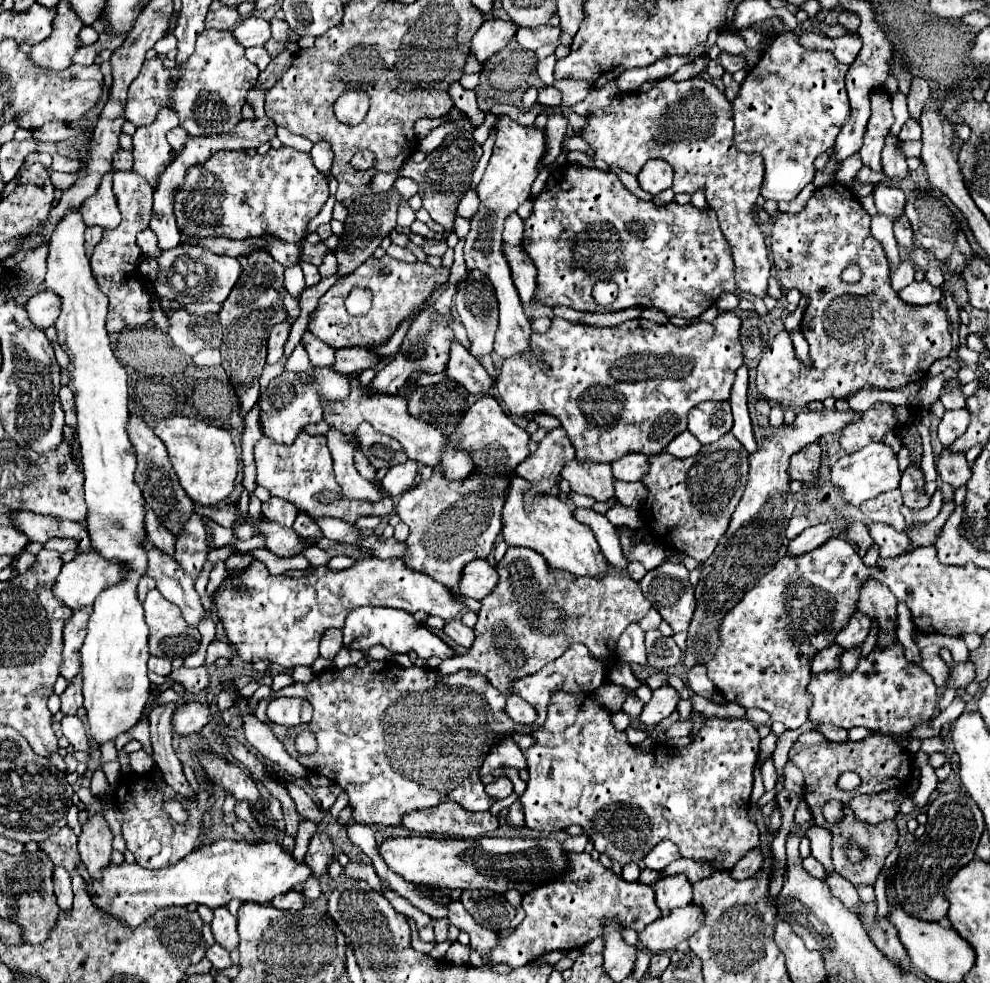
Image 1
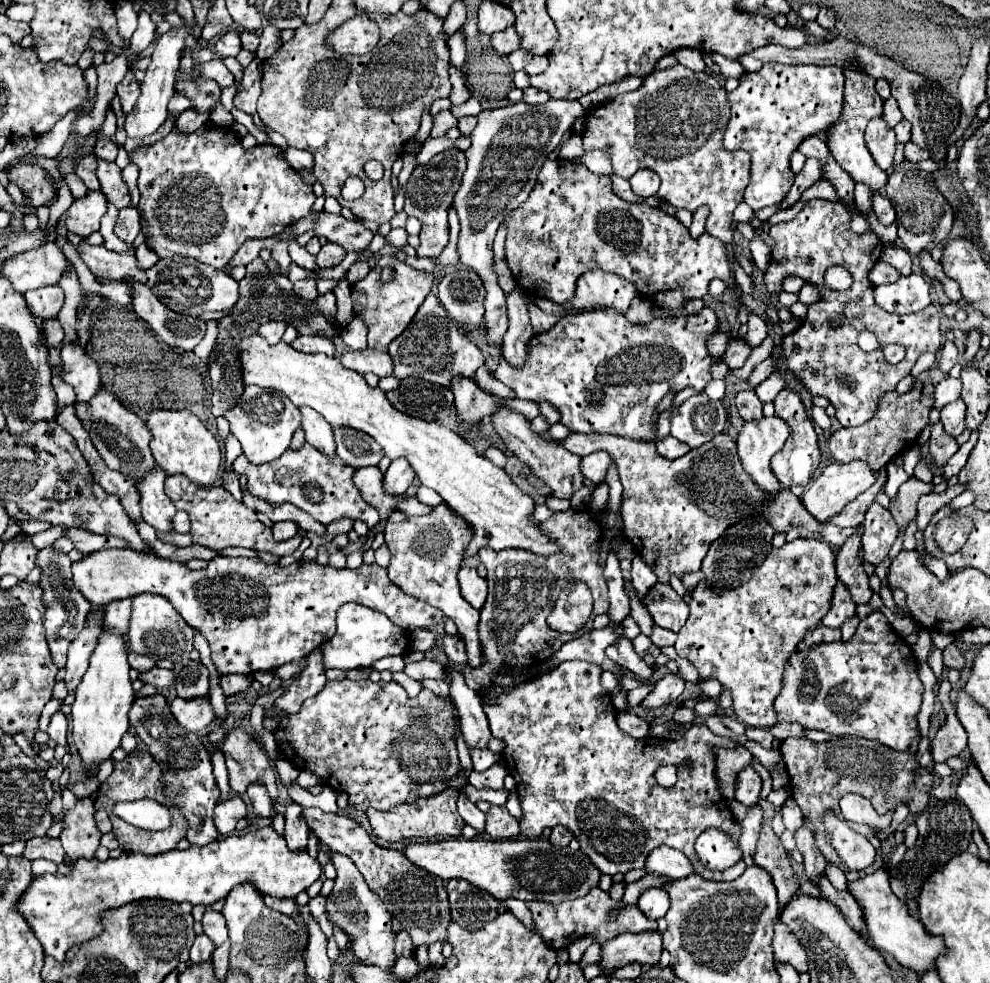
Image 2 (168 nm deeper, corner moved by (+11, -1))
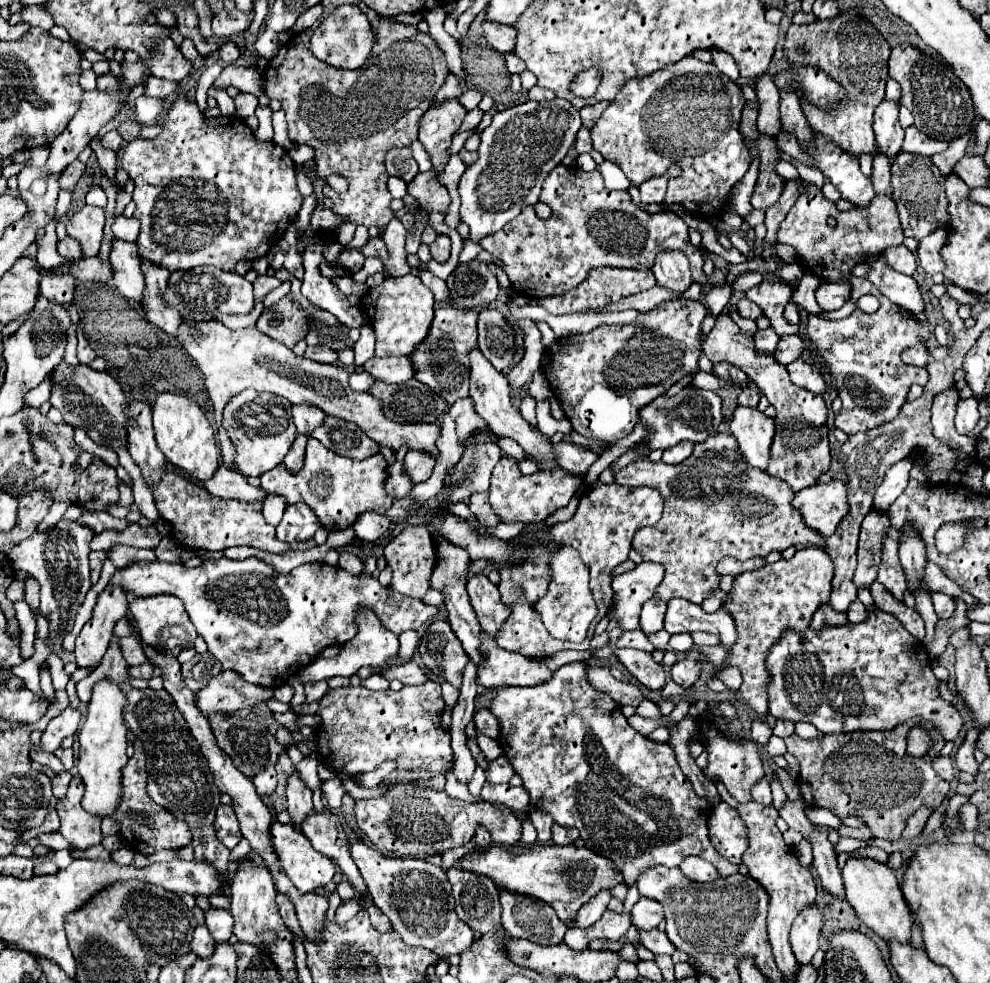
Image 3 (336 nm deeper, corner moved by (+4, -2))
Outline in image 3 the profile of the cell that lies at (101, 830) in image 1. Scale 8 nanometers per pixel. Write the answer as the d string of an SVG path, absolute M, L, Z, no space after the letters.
M73 775L65 797L57 803L57 815L61 819L59 833L77 849L99 845L103 839L99 827L101 819L91 813L85 813L85 809L81 807L83 791L83 783L79 781L79 777Z

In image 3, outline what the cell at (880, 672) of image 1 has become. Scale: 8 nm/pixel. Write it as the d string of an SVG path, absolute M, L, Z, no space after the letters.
M871 609L867 611L867 619L863 623L845 623L845 625L833 625L833 627L823 627L823 631L815 631L815 629L807 629L803 633L783 633L783 637L771 647L771 653L767 655L767 669L771 669L771 685L767 685L767 695L769 695L769 713L775 719L785 719L785 721L807 721L811 725L817 727L819 733L829 735L829 733L853 733L853 731L889 731L899 723L905 723L913 717L921 717L923 721L931 721L939 733L947 739L947 741L955 741L959 731L963 729L965 721L959 715L959 711L947 703L941 695L939 695L939 681L931 671L931 661L929 655L925 651L925 645L915 639L907 629L903 629L903 625L889 613L881 611L881 609Z

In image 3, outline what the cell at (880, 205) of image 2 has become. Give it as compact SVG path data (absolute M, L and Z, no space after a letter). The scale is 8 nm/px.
M877 153L873 157L873 175L871 175L871 181L875 185L875 191L879 195L883 193L889 193L889 179L891 179L891 173L889 173L889 167L891 167L891 161L887 157L883 157L883 153Z

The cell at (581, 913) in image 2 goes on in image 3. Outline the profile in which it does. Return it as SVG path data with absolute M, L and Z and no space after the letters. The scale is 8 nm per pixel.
M651 929L647 933L641 933L641 943L649 951L653 951L655 955L673 955L673 951L675 951L675 945L671 945L667 935L659 929Z

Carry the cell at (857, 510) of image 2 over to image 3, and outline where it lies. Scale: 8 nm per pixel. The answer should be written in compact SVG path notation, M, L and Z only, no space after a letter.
M907 457L907 459L899 461L899 463L895 463L887 471L887 475L885 475L883 483L877 487L877 493L875 493L875 499L873 499L873 507L875 509L885 511L903 493L903 489L909 483L911 467L913 467L913 459Z

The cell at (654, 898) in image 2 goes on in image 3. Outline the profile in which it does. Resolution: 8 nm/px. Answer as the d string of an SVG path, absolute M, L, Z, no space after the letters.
M641 897L631 909L631 925L639 931L651 931L663 921L663 907L647 897Z

